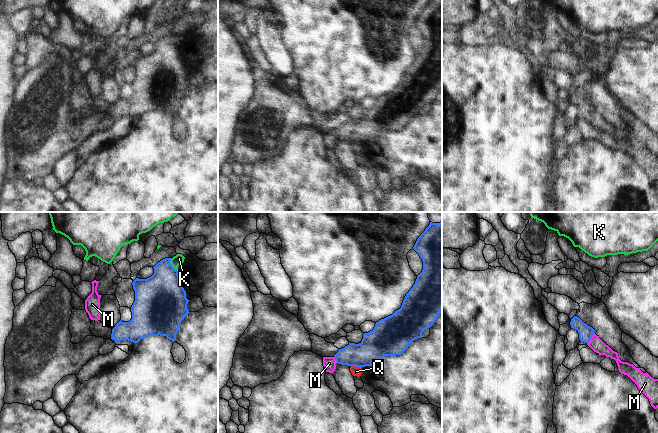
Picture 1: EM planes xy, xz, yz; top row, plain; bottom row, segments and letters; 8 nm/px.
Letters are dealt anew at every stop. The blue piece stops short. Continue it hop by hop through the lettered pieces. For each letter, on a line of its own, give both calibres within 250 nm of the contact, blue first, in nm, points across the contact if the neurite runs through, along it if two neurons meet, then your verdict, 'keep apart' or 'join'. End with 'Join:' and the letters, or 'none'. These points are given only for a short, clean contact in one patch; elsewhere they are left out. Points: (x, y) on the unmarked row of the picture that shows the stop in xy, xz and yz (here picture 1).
K: 340/80 nm | along xy (171, 34), (170, 40), (177, 47) | keep apart
M: 120/110 nm | across yz (586, 108), (591, 113), (596, 120) | join
Q: 240/80 nm | along xz (351, 141), (361, 144) | keep apart
Join: M

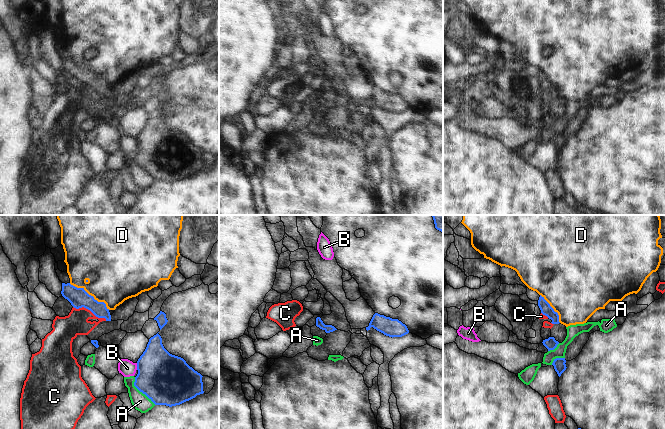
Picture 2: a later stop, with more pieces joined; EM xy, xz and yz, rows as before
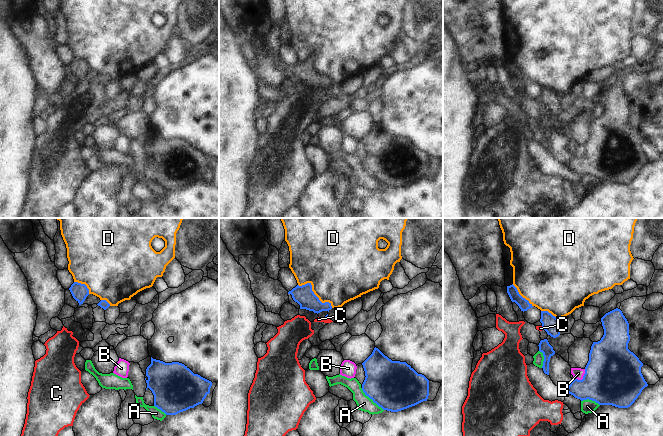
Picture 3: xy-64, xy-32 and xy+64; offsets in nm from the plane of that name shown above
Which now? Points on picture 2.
A: 400/140 nm | keep apart
B: 400/140 nm | along xy (136, 139), (137, 145) | keep apart
C: 160/200 nm | along xy (73, 82), (85, 83), (106, 96) | keep apart
D: 160/440 nm | keep apart
Join: none

